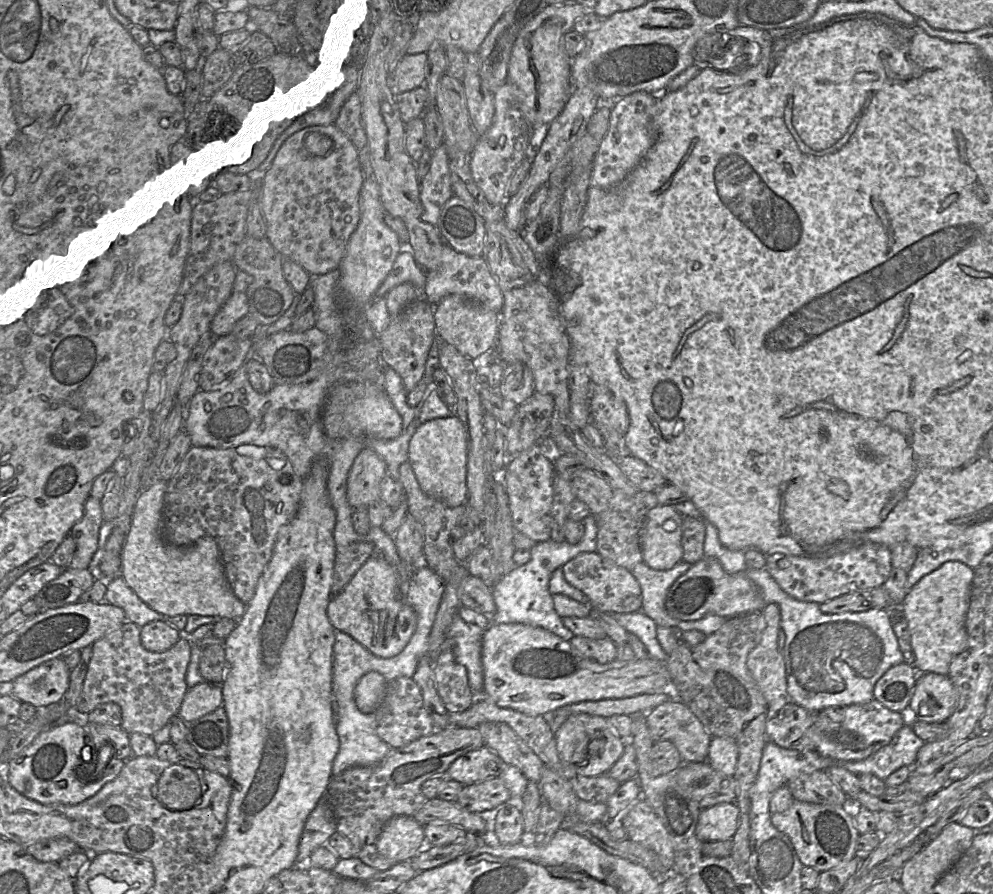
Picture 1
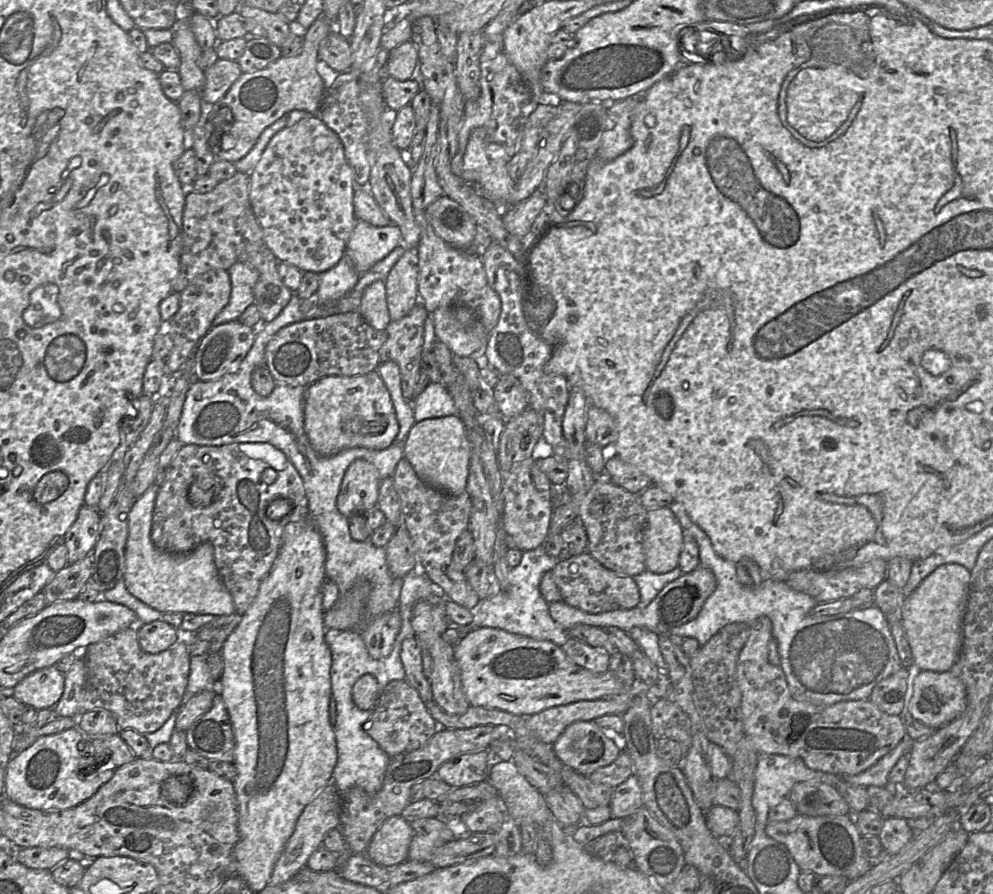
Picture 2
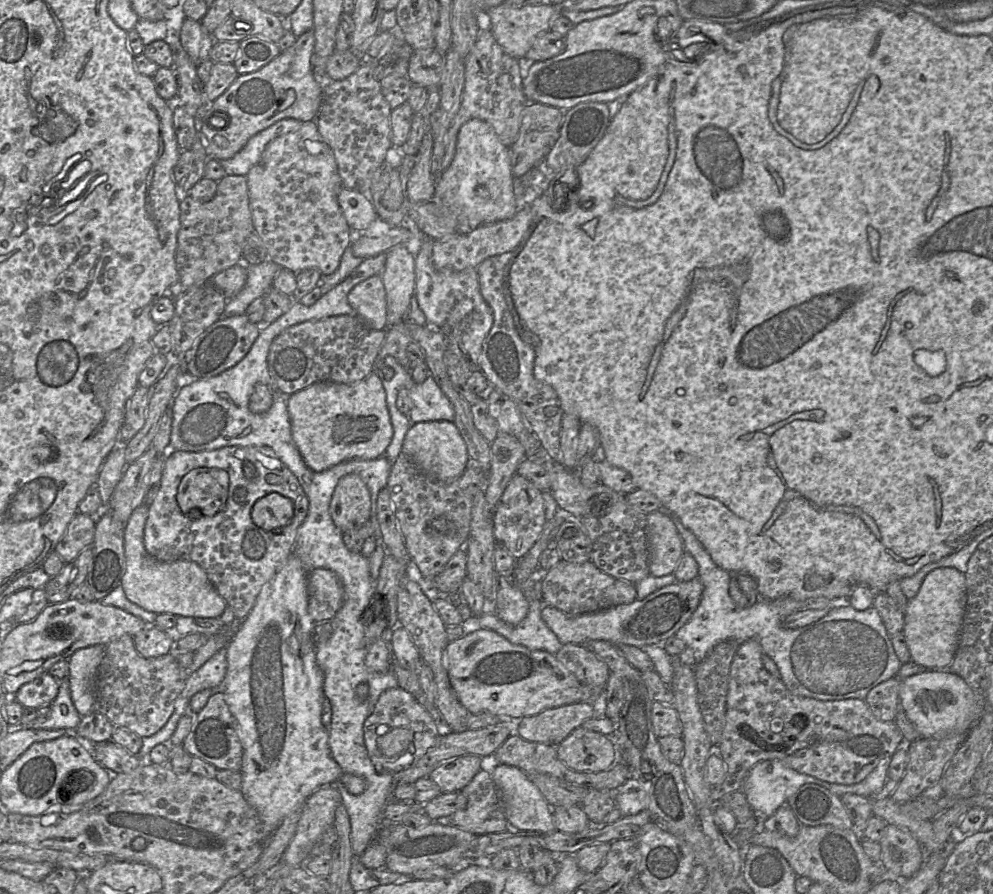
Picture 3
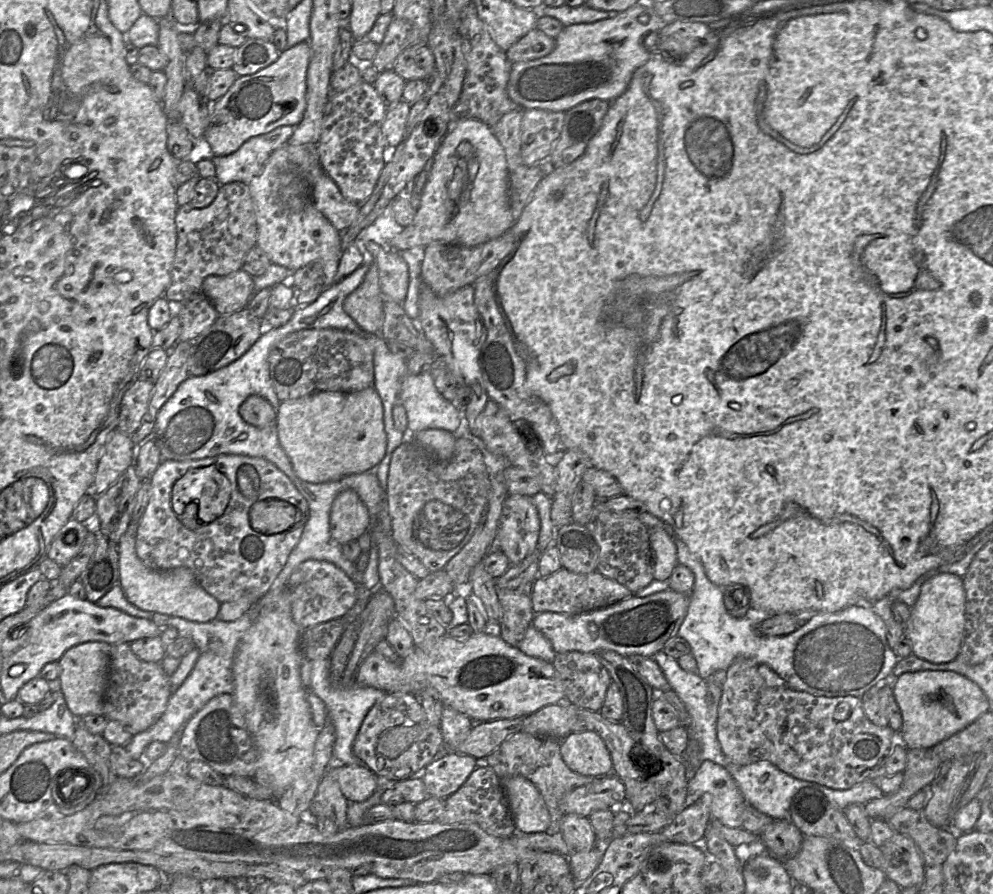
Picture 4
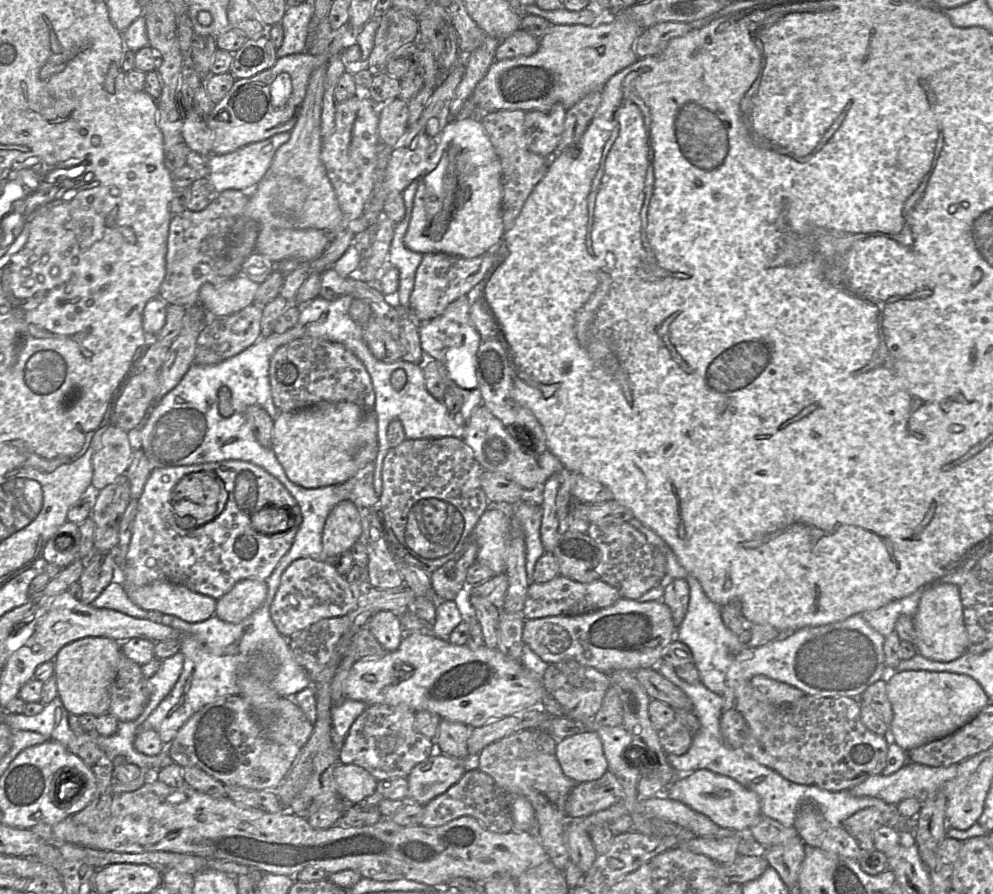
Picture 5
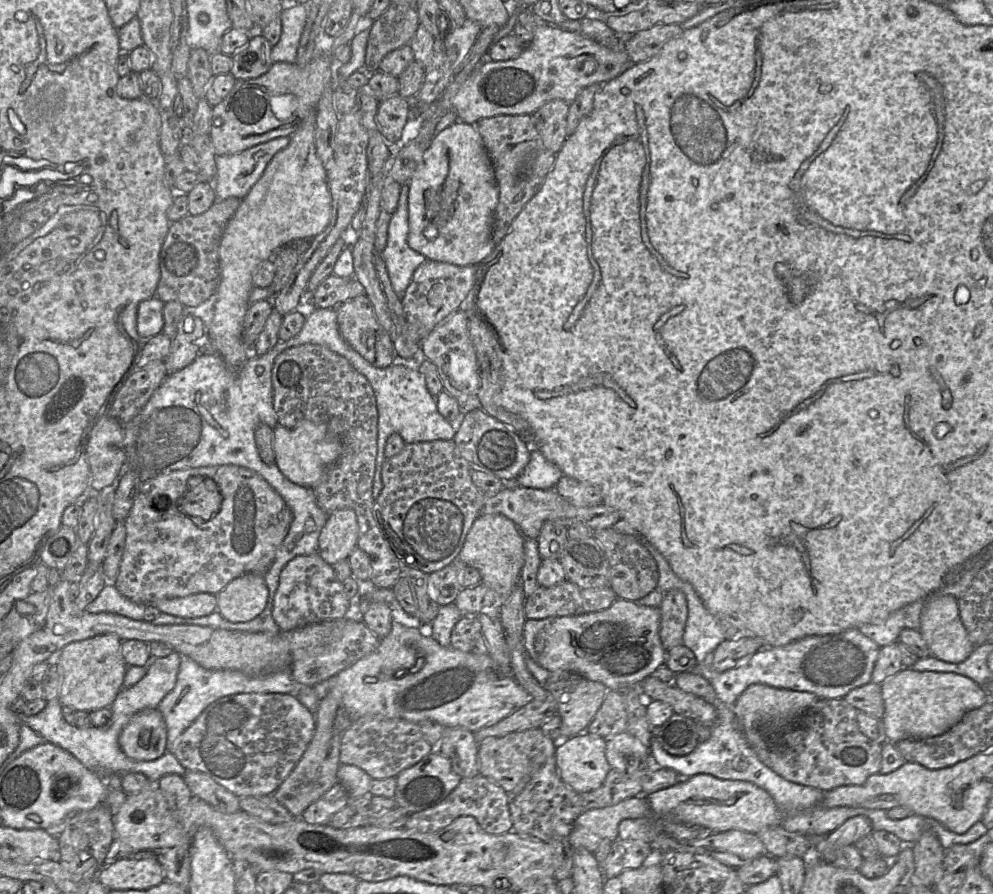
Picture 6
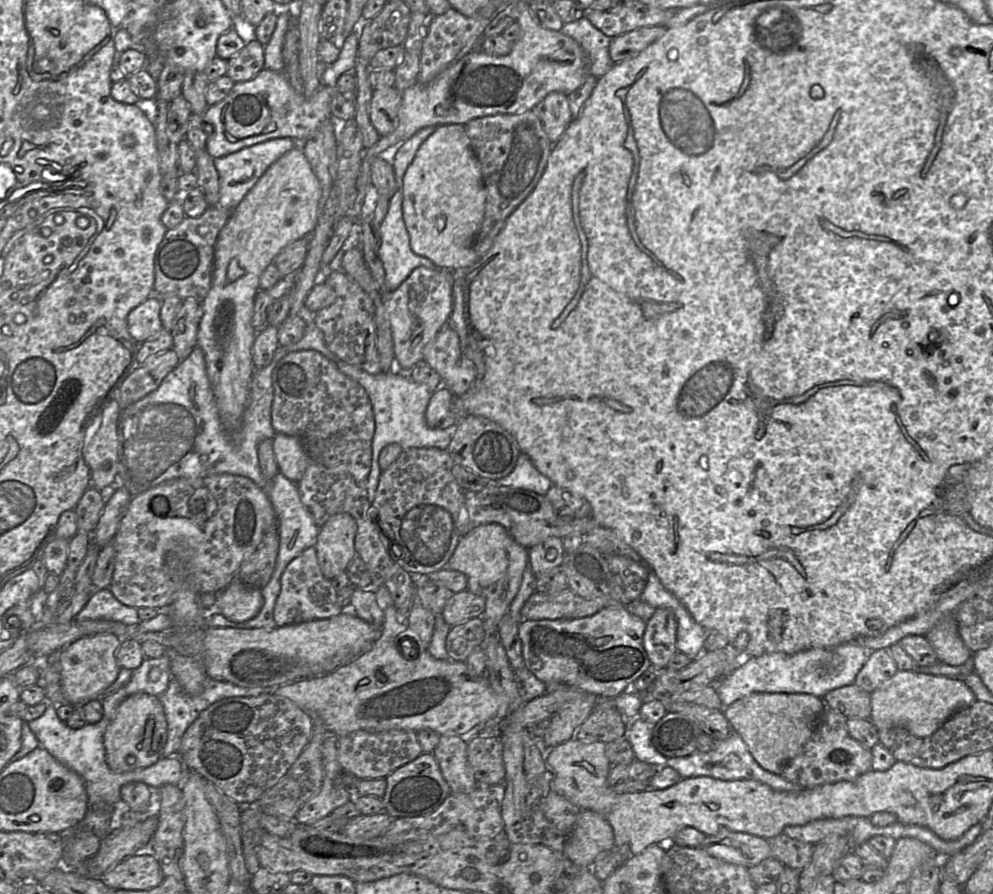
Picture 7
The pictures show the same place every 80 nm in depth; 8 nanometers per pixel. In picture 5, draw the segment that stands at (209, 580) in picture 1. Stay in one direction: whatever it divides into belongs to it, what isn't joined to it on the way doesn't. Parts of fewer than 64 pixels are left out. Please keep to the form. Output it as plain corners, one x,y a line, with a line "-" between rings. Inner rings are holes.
167,581
144,586
123,583
129,599
138,607
174,615
186,622
202,622
215,614
216,600

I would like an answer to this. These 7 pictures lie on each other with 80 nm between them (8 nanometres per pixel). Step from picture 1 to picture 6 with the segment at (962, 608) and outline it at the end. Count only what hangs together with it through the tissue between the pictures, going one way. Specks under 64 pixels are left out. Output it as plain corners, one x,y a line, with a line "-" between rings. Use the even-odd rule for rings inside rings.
942,591
926,598
918,631
926,641
930,655
943,662
955,664
963,662
974,649
959,616
958,600

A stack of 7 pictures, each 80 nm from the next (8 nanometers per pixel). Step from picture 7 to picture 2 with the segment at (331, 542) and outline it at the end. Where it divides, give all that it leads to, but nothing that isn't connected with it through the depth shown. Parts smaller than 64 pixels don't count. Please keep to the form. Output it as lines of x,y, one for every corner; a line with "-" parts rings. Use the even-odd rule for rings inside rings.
364,459
354,460
345,471
336,498
339,512
349,518
356,514
365,515
376,507
380,480
372,463

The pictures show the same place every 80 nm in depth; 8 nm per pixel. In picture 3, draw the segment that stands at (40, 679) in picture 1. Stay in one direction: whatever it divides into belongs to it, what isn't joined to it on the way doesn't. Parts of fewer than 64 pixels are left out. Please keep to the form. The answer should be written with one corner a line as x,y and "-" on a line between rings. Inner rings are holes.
46,671
23,684
10,698
14,698
23,707
38,709
54,701
59,691
60,680

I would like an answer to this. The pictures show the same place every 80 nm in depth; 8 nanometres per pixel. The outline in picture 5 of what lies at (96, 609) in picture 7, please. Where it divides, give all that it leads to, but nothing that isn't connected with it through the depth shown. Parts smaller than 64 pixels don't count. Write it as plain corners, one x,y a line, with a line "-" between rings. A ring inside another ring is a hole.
119,576
112,581
90,605
94,608
106,608
126,615
148,619
147,611
135,605
126,594
123,581

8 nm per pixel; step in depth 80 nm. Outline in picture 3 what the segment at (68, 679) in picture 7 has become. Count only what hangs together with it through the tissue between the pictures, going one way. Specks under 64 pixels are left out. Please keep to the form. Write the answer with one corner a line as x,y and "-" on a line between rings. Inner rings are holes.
103,645
76,650
69,658
69,686
73,704
81,716
95,711
98,669
104,655

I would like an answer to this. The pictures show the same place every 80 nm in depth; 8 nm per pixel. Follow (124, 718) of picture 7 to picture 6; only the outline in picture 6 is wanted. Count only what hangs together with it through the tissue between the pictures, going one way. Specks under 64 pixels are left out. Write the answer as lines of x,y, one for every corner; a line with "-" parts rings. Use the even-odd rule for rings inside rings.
145,709
128,721
119,735
124,754
137,761
152,761
167,751
167,729
160,711

